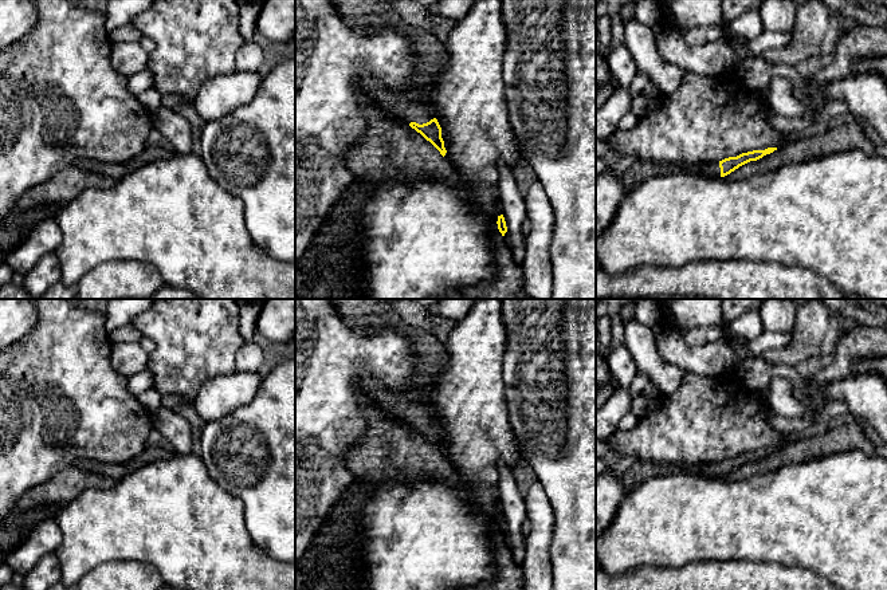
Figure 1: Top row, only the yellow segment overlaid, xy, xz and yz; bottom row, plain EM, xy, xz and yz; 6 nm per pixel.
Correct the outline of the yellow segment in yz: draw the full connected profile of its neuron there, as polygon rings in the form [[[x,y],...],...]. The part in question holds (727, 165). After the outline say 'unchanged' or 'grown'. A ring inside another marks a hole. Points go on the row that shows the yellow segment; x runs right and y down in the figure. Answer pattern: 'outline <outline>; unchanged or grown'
outline [[[768,148],[765,150],[753,150],[742,153],[737,157],[729,157],[717,162],[698,164],[694,170],[705,177],[725,177],[738,169],[739,166],[762,158],[773,153],[777,148]]]; grown

